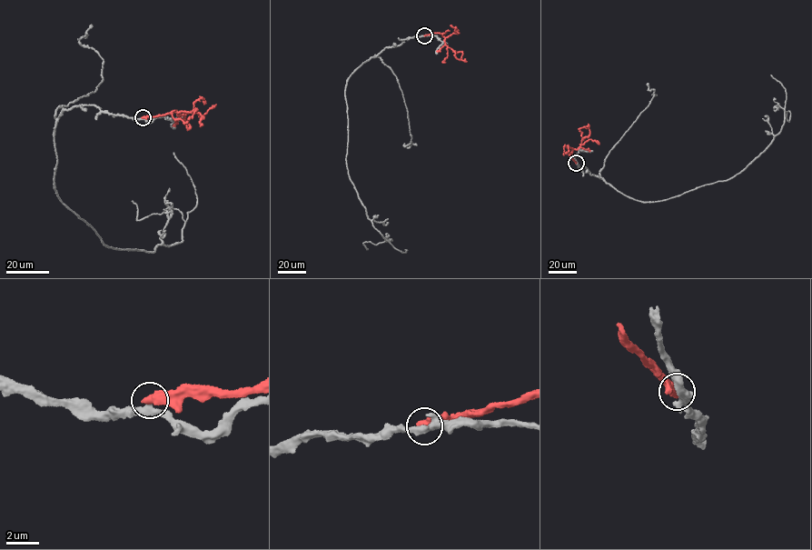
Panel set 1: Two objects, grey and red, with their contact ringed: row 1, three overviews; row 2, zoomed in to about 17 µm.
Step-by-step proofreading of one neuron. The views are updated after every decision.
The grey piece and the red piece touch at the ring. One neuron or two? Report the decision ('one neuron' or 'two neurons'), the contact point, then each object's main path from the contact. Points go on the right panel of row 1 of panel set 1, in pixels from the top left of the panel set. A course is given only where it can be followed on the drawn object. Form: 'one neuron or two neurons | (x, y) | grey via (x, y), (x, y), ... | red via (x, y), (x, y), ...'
two neurons | (576, 163) | grey via (577, 163), (637, 200), (664, 200), (743, 171), (781, 131), (784, 114), (779, 105), (788, 122), (788, 111) | red via (576, 163), (570, 154), (581, 144), (579, 129), (587, 126)

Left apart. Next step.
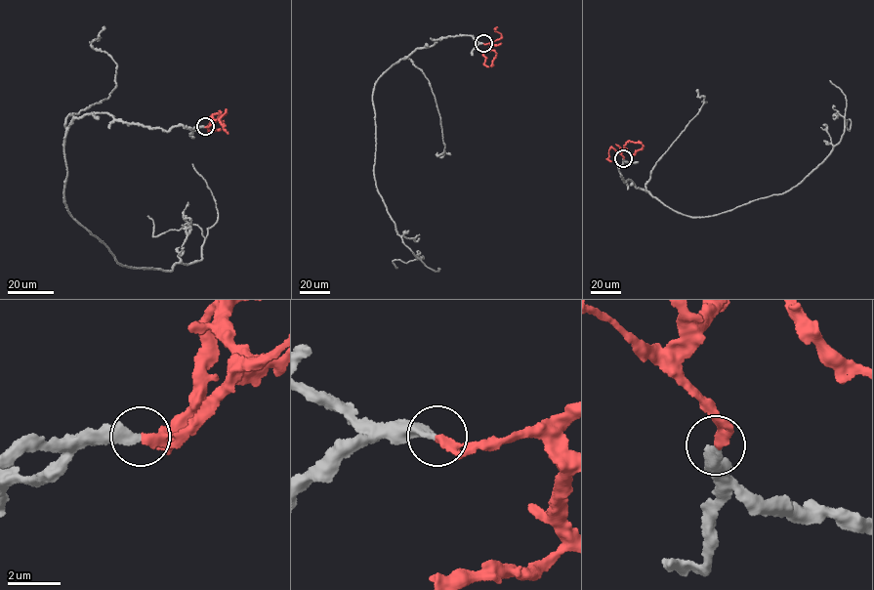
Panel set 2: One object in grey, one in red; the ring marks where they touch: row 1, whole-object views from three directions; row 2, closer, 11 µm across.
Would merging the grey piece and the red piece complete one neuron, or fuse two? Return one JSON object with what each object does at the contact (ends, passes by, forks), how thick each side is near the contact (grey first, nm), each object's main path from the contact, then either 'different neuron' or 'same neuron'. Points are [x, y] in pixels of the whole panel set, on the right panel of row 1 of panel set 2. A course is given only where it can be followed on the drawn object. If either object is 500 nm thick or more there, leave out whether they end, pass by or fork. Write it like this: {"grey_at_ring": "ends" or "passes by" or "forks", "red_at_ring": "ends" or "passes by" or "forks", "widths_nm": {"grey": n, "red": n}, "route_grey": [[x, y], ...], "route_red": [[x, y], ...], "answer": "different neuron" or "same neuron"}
{"grey_at_ring": "ends", "red_at_ring": "passes by", "widths_nm": {"grey": 300, "red": 240}, "route_grey": [[623, 158], [625, 183], [689, 216], [715, 215], [800, 184], [841, 141], [839, 113], [849, 131], [849, 119]], "route_red": [[623, 158], [623, 148], [632, 154], [643, 145]], "answer": "same neuron"}

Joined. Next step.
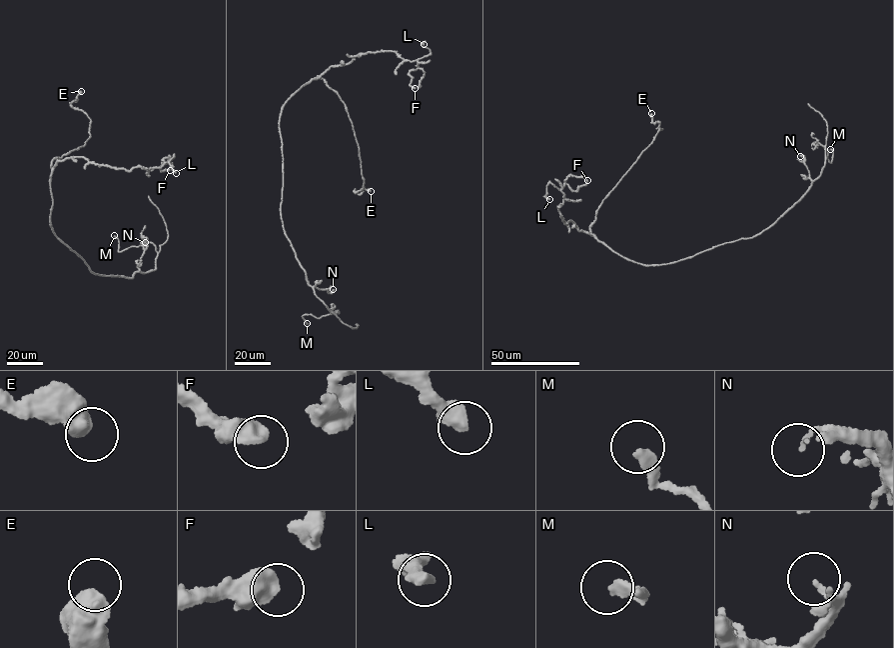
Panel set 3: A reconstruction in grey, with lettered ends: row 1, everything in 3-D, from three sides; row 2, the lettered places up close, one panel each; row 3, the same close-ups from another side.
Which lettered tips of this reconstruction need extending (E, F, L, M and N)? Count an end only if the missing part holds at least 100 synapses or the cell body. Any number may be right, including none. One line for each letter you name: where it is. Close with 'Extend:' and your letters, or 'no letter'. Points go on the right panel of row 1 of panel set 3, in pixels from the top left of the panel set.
Extend: no letter

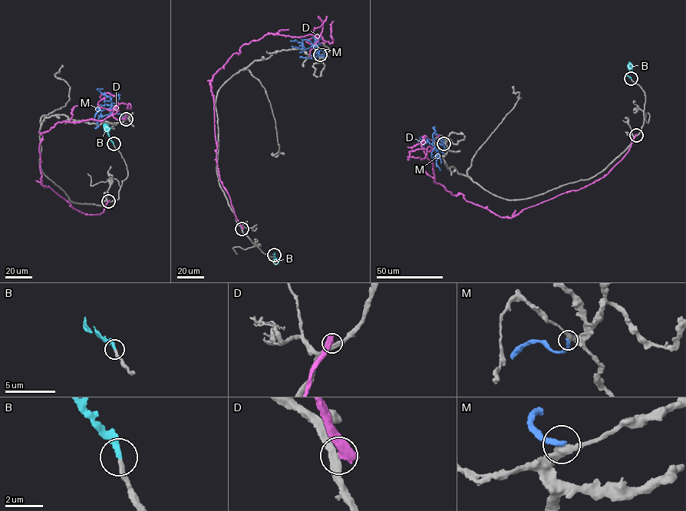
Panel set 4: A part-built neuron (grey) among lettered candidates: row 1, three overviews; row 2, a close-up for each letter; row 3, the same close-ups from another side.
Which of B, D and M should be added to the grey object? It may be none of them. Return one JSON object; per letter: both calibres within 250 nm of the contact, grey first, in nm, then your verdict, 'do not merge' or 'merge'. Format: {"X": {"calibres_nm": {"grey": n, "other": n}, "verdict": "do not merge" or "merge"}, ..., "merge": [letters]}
{"B": {"calibres_nm": {"grey": 240, "other": 280}, "verdict": "merge"}, "D": {"calibres_nm": {"grey": 360, "other": 440}, "verdict": "do not merge"}, "M": {"calibres_nm": {"grey": 360, "other": 280}, "verdict": "do not merge"}, "merge": ["B"]}

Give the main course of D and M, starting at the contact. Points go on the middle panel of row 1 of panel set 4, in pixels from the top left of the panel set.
D: (242, 229), (219, 176), (212, 75), (242, 45), (271, 33), (321, 35), (324, 41), (310, 51), (314, 55)
M: (320, 54), (319, 49), (312, 45), (320, 44), (314, 46), (313, 37)

